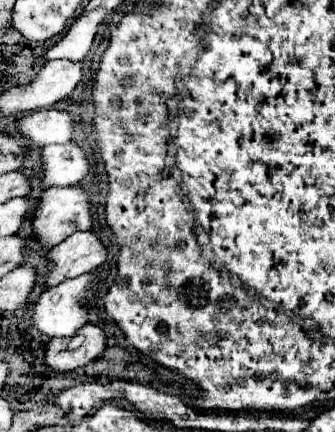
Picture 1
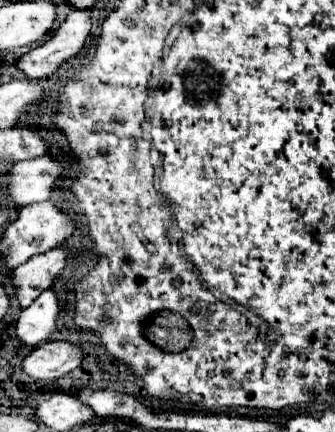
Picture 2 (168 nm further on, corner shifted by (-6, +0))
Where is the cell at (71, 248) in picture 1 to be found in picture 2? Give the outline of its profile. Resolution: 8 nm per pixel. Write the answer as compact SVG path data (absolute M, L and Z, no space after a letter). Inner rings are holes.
M48 250L44 254L32 256L28 262L20 264L10 272L12 286L16 288L16 298L20 308L28 308L40 292L50 288L54 278L66 266L66 250Z

